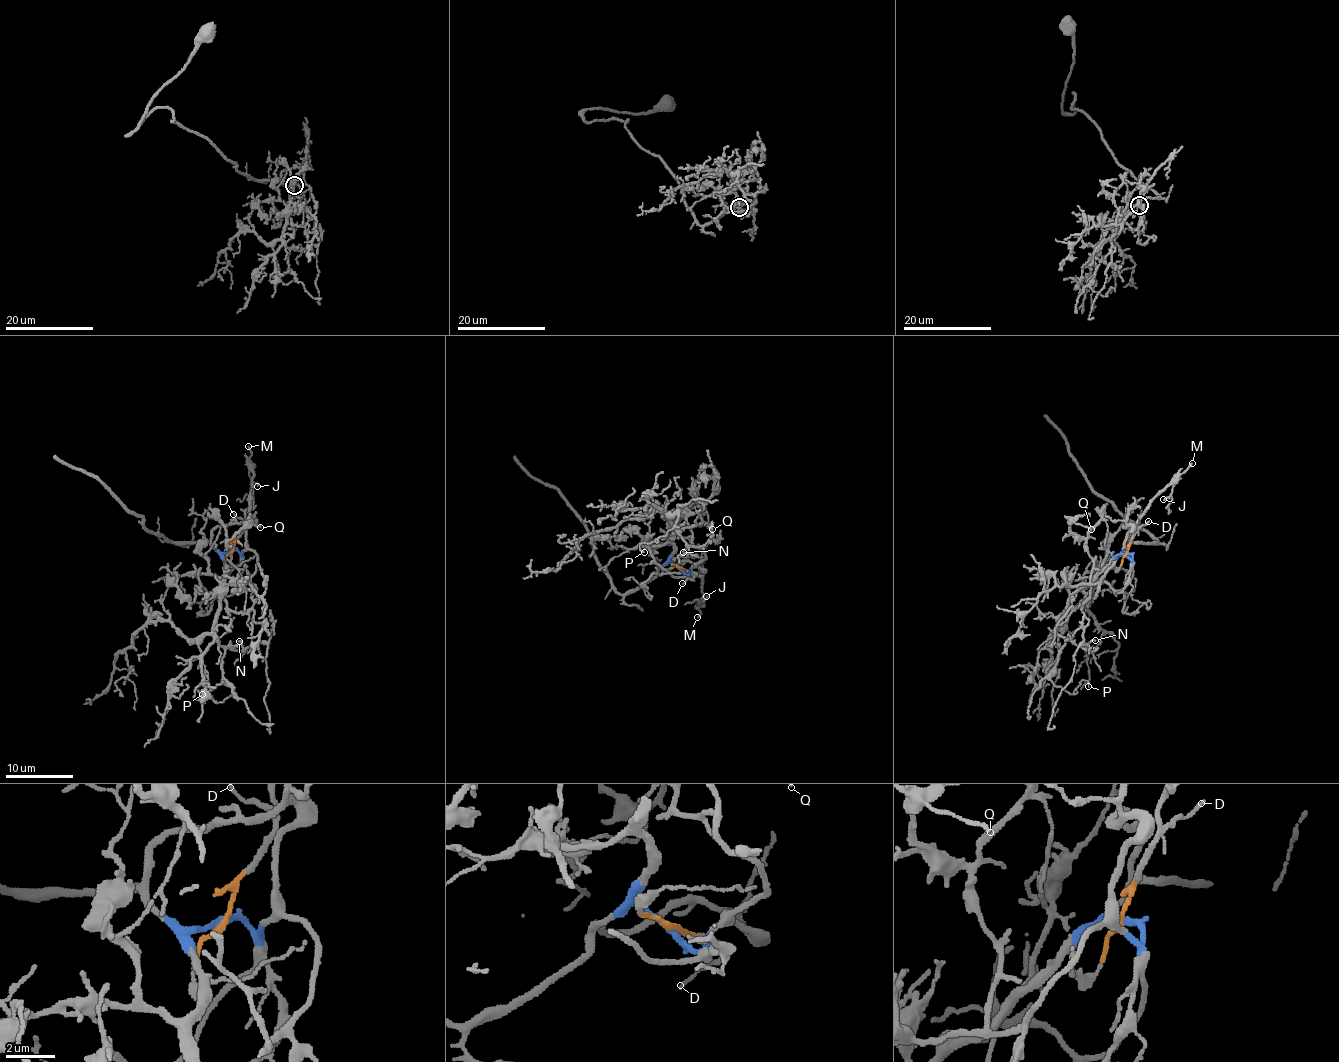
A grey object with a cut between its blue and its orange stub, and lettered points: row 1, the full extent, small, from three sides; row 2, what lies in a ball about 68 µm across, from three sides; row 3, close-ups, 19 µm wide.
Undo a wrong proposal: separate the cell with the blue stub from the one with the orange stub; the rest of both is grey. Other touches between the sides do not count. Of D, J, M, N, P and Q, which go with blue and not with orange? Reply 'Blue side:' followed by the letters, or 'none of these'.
Blue side: N, P, Q

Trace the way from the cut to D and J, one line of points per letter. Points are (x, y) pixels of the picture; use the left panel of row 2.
D: (232, 551), (246, 524), (233, 514)
J: (232, 551), (246, 524), (246, 510), (253, 499), (253, 472), (250, 471), (250, 478), (258, 486)

